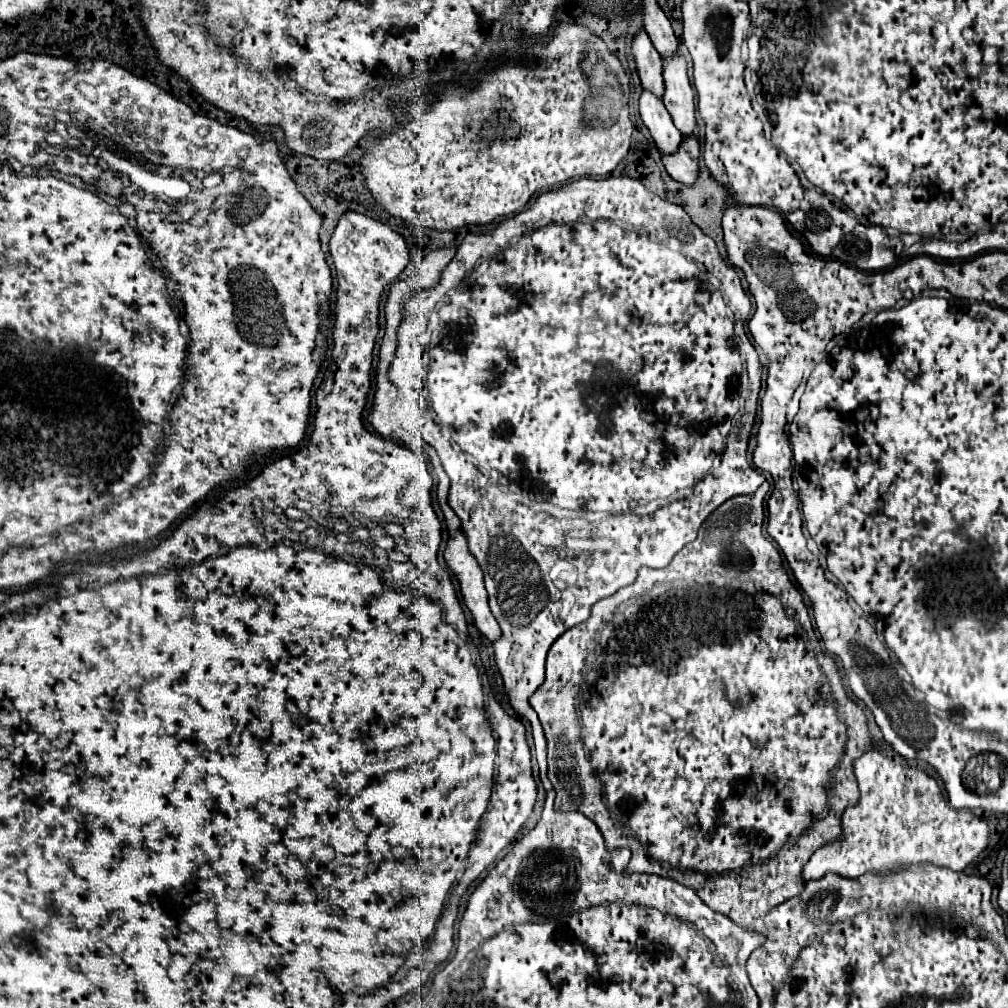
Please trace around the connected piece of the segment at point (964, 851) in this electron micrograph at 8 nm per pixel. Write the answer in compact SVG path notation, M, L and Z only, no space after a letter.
M872 749L866 751L856 763L854 773L860 785L860 801L854 807L848 807L842 815L842 837L834 843L828 843L820 847L810 861L804 865L802 877L806 881L820 879L828 871L838 873L848 879L858 879L866 871L896 871L906 867L908 863L922 863L928 861L938 867L948 867L952 871L962 871L968 863L972 863L986 847L988 847L988 825L982 817L974 815L972 811L958 811L954 809L946 797L942 795L942 789L938 787L936 779L926 775L922 769L914 765L898 765L890 757L884 757L880 751Z

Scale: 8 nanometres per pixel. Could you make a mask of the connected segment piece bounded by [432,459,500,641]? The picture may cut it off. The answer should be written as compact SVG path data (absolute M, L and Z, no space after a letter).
M436 459L432 461L432 465L434 465L434 471L436 471L436 475L438 475L438 503L440 503L440 507L442 507L442 513L444 513L444 517L446 517L446 525L448 525L448 531L450 531L450 541L448 541L446 551L444 551L446 565L452 569L452 573L454 573L454 575L458 577L458 581L460 581L460 593L462 593L462 597L464 597L466 607L470 609L470 613L472 613L472 617L474 617L474 625L476 625L478 631L480 631L482 635L486 635L490 641L496 641L496 639L500 637L500 627L498 627L494 615L490 613L490 607L488 607L488 595L486 595L486 587L484 587L482 569L480 569L480 565L476 563L476 557L468 551L468 541L466 541L466 537L464 537L464 533L462 533L460 521L458 521L456 513L450 509L450 505L448 505L448 501L446 501L448 489L444 489L444 485L448 485L450 481L448 481L448 477L444 475L444 469L442 469L442 465L440 465Z

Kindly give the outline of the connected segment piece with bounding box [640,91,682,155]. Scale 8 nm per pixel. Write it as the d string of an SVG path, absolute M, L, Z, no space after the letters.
M644 91L640 97L640 115L644 125L650 129L652 139L656 141L656 147L662 155L672 155L672 151L676 151L676 147L680 147L680 131L674 127L672 117L668 115L664 103L654 97L652 93Z

